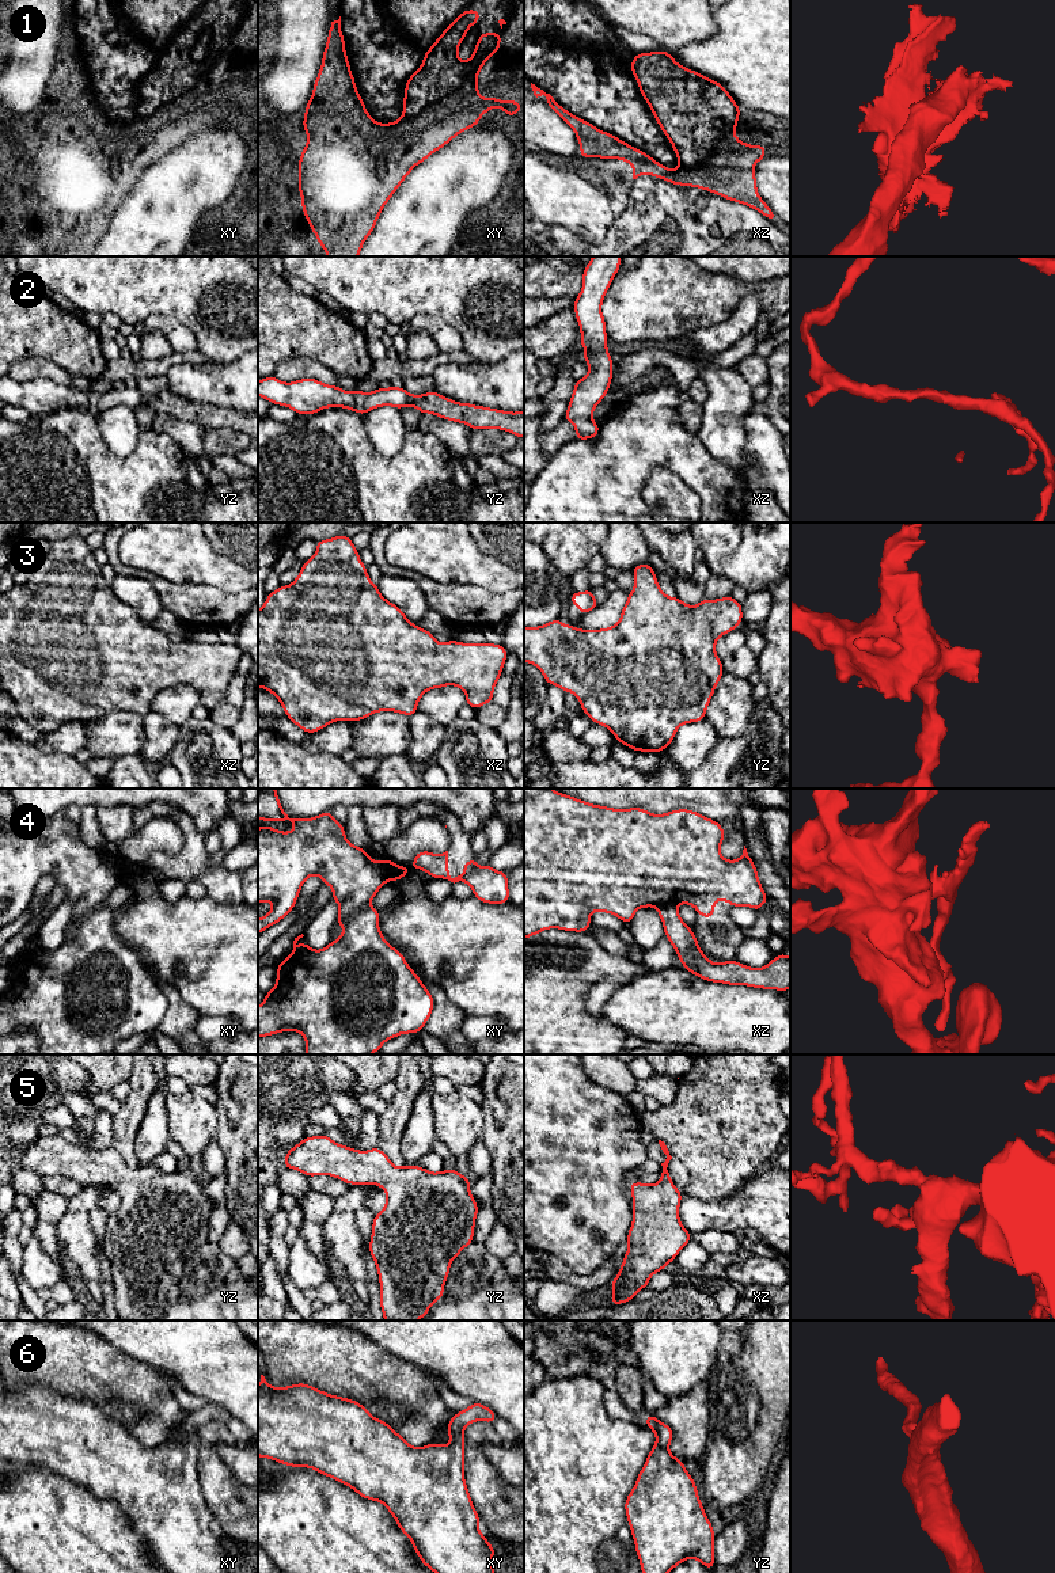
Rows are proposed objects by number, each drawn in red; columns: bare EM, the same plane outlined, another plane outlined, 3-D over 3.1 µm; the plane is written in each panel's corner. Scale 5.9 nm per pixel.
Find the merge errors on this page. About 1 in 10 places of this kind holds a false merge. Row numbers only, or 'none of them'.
4

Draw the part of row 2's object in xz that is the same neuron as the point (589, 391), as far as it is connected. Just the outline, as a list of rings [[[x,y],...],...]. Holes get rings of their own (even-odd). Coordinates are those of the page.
[[[593,257],[582,271],[582,289],[574,299],[573,308],[581,330],[580,345],[587,350],[582,360],[589,365],[589,372],[574,383],[563,417],[576,428],[574,440],[595,438],[600,430],[592,414],[610,390],[615,365],[607,350],[601,304],[619,267],[621,257]]]

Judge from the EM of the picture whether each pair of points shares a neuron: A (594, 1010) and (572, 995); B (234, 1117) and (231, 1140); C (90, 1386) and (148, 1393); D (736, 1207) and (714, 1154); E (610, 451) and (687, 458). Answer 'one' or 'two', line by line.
A: two
B: one
C: one
D: two
E: one

